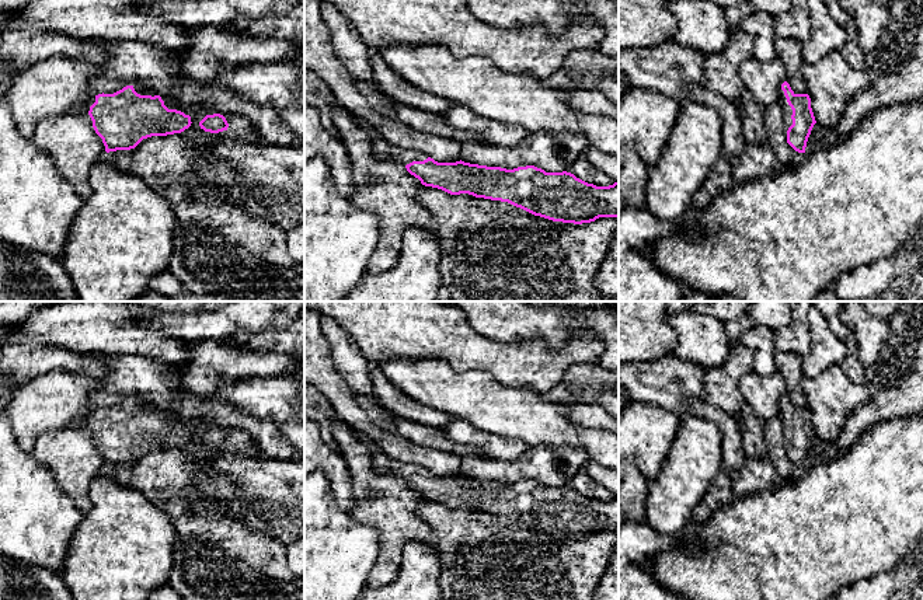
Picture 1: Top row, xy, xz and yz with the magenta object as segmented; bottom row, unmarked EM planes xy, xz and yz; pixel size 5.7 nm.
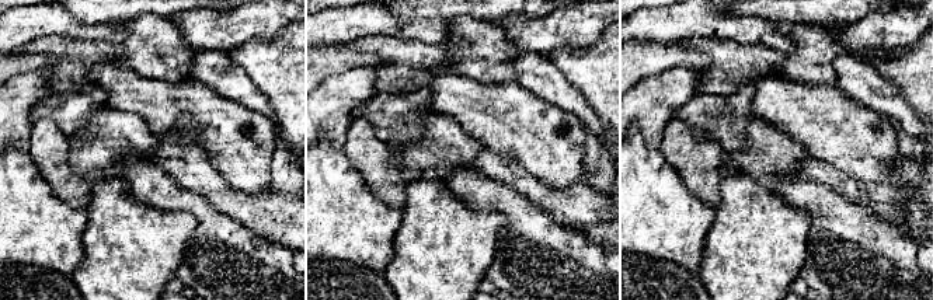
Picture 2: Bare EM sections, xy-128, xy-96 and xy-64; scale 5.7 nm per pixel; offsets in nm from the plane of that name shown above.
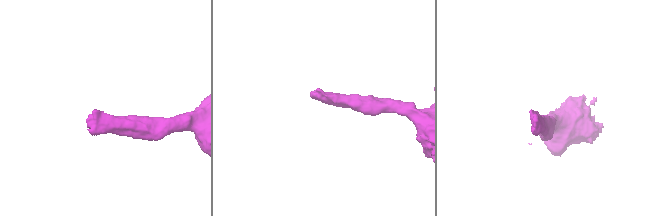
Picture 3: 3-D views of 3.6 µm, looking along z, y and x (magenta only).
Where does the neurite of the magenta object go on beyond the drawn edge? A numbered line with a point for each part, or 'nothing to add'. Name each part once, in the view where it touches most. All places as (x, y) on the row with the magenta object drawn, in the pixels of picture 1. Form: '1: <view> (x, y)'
1: yz (787, 110)

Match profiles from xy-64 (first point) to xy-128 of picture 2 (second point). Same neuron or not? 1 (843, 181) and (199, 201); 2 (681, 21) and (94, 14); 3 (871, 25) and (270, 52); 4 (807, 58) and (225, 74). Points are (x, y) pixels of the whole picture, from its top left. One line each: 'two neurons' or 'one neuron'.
1: two neurons
2: two neurons
3: two neurons
4: two neurons

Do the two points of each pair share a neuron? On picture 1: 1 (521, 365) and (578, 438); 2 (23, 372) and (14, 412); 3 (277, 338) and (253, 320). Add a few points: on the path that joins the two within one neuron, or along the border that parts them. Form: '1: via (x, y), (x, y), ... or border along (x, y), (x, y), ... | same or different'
1: border along (511, 386), (530, 389), (542, 396) | different
2: border along (51, 372), (20, 386) | different
3: border along (289, 324), (258, 331), (239, 330), (233, 335) | different

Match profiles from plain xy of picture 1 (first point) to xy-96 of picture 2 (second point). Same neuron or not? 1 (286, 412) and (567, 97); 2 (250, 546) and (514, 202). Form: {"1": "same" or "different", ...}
{"1": "same", "2": "same"}

